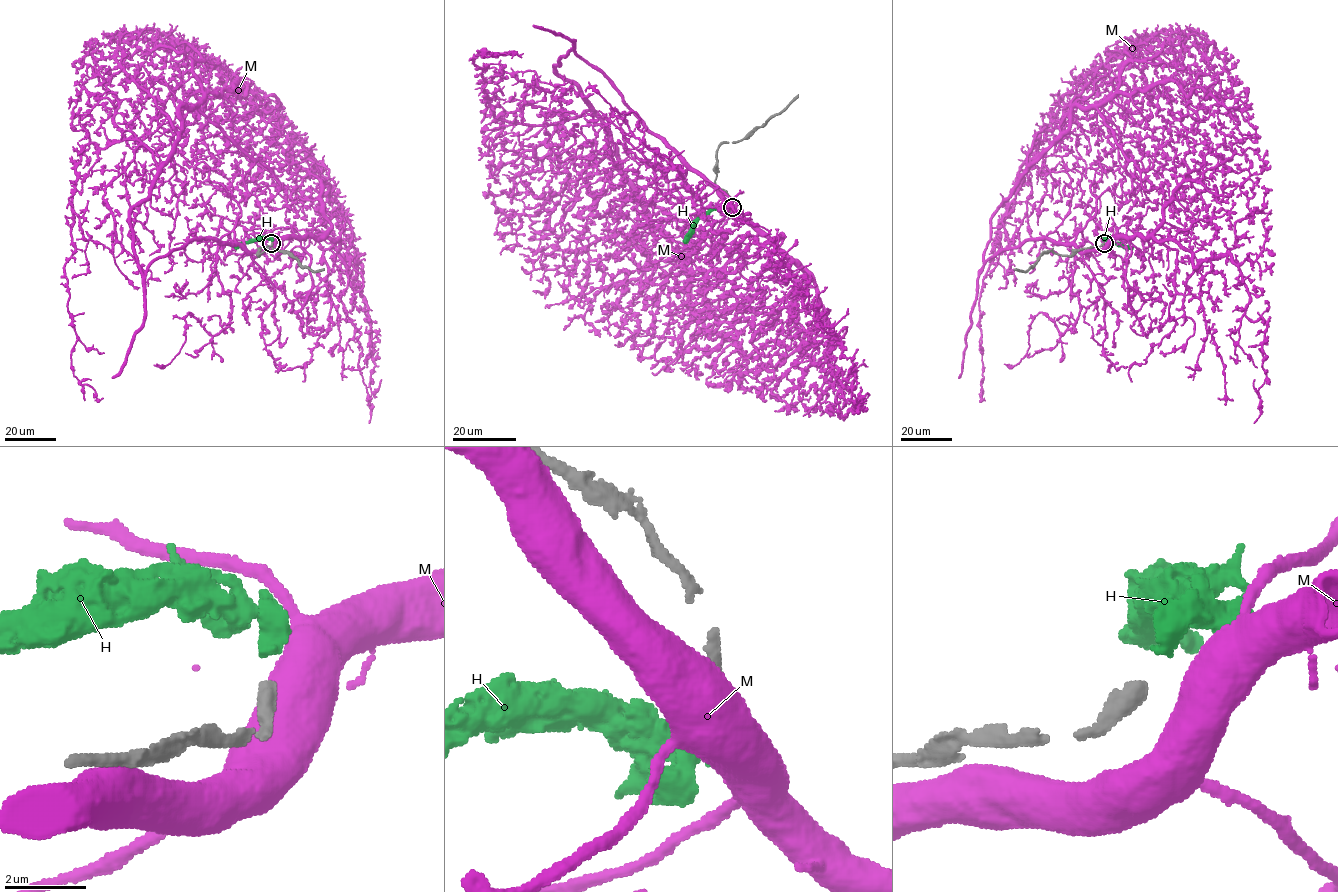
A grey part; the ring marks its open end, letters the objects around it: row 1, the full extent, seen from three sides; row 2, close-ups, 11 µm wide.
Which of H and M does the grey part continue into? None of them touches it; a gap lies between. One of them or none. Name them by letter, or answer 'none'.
H

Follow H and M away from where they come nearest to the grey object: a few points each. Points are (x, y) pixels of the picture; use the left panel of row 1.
H: (271, 241), (266, 238), (250, 239), (233, 248)
M: (272, 243), (192, 240), (144, 274), (130, 211), (154, 155), (87, 144), (64, 276), (73, 375), (103, 398)

